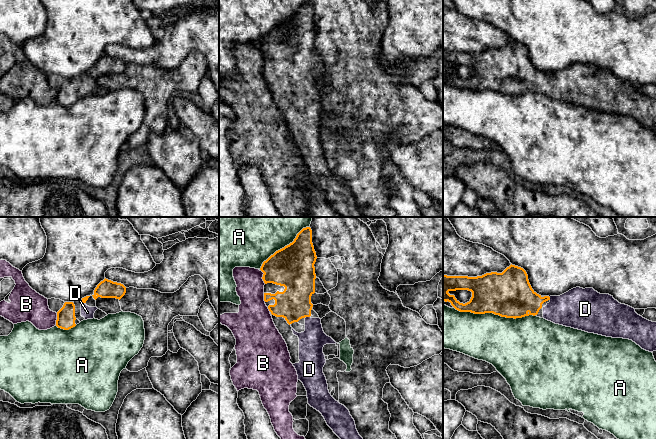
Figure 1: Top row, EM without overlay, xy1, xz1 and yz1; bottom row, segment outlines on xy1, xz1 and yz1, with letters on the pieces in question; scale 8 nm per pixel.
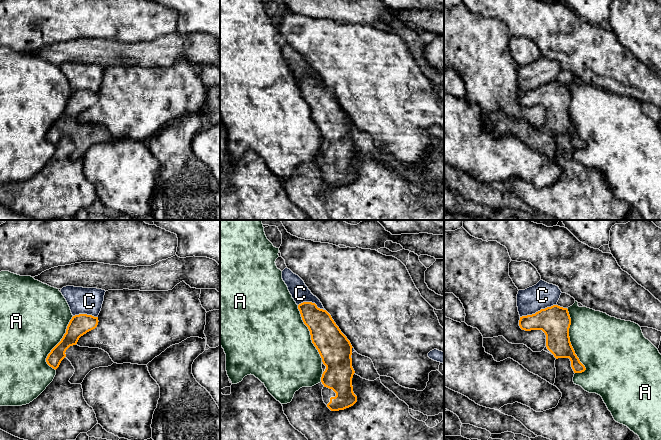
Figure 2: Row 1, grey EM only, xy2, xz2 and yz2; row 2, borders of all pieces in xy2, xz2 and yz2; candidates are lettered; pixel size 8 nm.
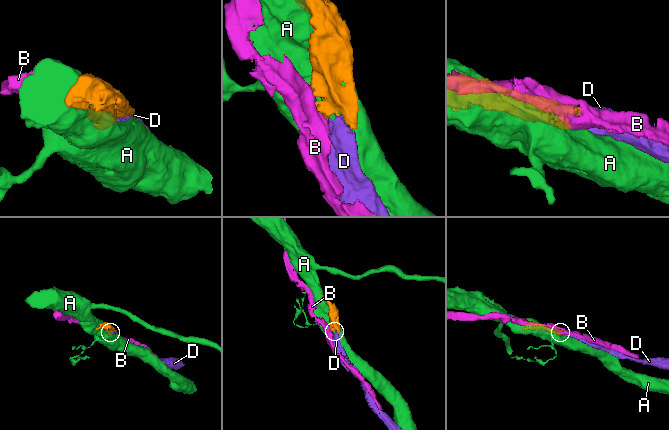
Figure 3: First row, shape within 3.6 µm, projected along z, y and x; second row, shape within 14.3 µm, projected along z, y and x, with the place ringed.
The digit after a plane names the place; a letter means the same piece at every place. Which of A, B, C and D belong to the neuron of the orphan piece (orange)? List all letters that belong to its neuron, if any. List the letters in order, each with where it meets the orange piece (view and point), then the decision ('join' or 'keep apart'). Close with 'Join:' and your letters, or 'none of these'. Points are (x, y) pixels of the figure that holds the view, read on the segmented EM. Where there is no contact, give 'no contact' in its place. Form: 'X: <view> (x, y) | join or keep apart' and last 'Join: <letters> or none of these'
A: yz1 (494, 313) | keep apart
B: xz1 (262, 277) | keep apart
C: yz2 (538, 311) | keep apart
D: xz1 (308, 316) | join
Join: D

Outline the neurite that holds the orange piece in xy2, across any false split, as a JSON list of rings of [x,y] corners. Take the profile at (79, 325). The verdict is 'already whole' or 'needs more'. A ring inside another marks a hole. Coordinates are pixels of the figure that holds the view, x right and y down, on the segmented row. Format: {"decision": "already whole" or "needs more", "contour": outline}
{"decision": "already whole", "contour": [[[79,314],[73,316],[63,338],[48,354],[46,358],[47,364],[56,370],[61,361],[66,357],[66,350],[70,346],[76,345],[81,336],[95,329],[98,322],[98,317],[92,315]]]}

